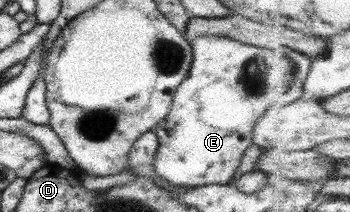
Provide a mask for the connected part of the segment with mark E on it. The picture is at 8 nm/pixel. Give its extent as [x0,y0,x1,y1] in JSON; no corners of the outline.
[151,36,313,187]

